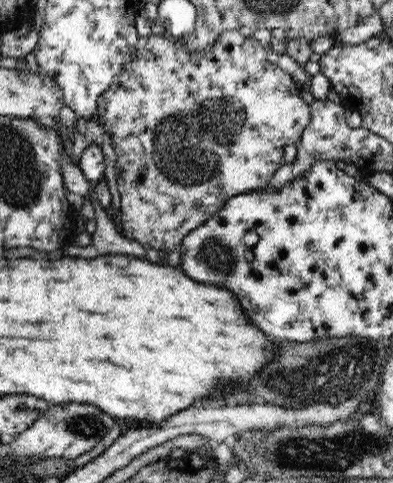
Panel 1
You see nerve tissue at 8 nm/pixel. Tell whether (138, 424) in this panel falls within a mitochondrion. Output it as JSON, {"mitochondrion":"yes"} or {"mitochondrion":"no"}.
{"mitochondrion":"no"}

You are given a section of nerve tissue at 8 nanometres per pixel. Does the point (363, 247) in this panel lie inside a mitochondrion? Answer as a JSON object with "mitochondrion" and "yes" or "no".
{"mitochondrion":"no"}

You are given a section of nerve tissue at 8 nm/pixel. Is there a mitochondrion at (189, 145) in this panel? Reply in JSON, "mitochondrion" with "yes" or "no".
{"mitochondrion":"yes"}

